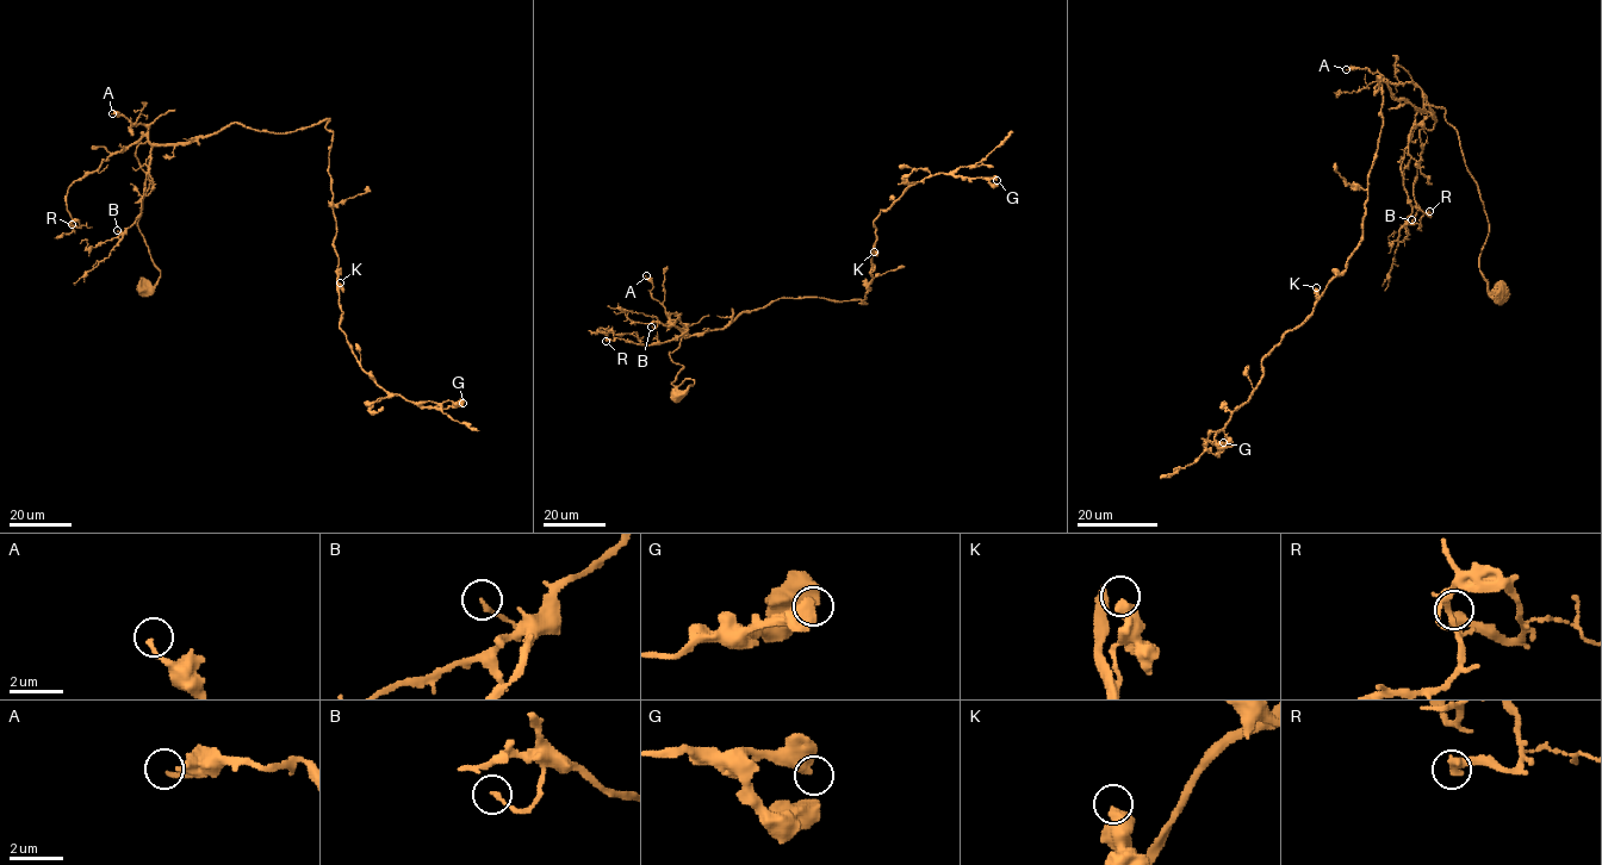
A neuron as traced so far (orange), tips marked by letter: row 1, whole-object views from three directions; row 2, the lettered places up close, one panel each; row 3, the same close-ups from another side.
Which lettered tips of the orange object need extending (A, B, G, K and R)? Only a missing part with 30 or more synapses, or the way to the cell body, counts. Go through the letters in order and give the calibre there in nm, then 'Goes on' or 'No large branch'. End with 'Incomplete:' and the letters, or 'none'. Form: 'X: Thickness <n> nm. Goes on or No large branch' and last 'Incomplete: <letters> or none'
A: Thickness 180 nm. No large branch
B: Thickness 160 nm. No large branch
G: Thickness 500 nm. No large branch
K: Thickness 480 nm. No large branch
R: Thickness 400 nm. No large branch
Incomplete: none

